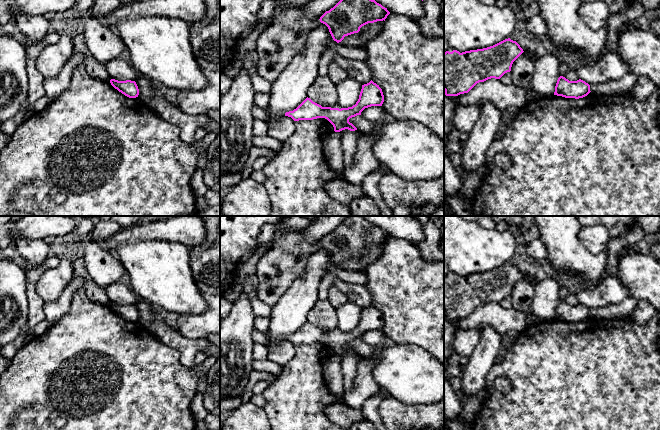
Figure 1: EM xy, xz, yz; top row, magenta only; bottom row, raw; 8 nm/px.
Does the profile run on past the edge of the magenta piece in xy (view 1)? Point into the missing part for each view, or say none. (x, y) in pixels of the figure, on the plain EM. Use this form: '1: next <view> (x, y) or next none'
1: next none

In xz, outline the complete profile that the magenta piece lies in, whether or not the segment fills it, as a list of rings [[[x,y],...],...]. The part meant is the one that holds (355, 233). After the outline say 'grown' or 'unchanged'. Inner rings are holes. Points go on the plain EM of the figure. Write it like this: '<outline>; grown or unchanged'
[[[348,216],[333,232],[326,235],[319,244],[328,251],[333,264],[339,267],[345,260],[358,257],[360,252],[368,247],[385,245],[389,238],[387,232],[362,216]]]; unchanged

